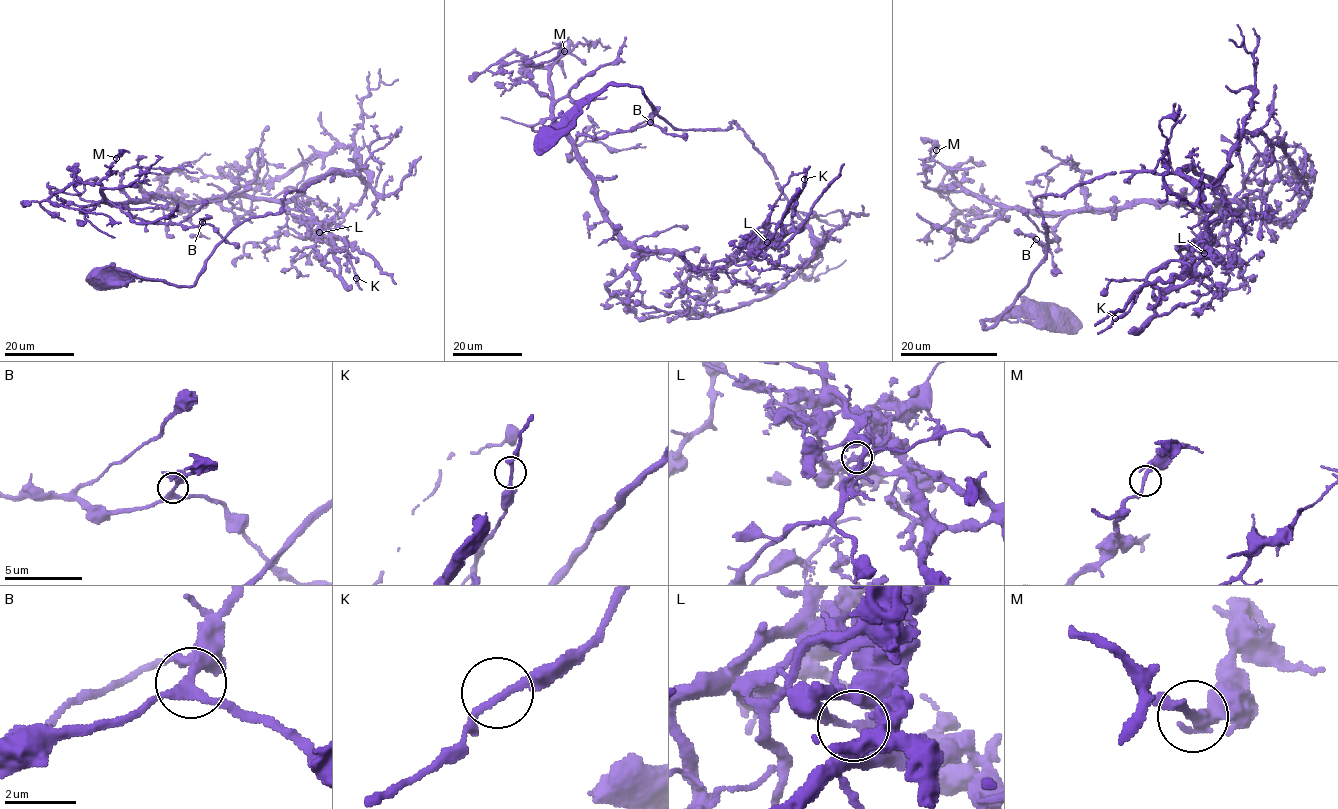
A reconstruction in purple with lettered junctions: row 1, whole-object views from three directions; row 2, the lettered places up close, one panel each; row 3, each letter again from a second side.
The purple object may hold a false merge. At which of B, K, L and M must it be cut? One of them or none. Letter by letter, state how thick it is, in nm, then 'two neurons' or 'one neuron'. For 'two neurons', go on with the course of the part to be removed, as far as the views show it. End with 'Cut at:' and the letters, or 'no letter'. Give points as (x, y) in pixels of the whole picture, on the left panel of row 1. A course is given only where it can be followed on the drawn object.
B: 240 nm thick; one neuron
K: 160 nm thick; one neuron
L: 150 nm thick; two neurons; foreign part runs (319, 232), (349, 242), (375, 261), (382, 272), (389, 274), (396, 284)
M: 180 nm thick; one neuron
Cut at: L

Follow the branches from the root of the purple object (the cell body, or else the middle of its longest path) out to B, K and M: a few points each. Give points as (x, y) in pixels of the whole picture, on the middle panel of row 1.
B: (546, 137), (638, 86), (677, 129), (736, 124), (803, 222), (717, 268), (635, 248), (575, 141), (650, 122)
K: (546, 137), (609, 85), (638, 86), (677, 129), (732, 121), (803, 222), (746, 257), (791, 230), (804, 179)
M: (546, 137), (638, 86), (677, 129), (736, 124), (803, 222), (717, 268), (635, 248), (553, 114), (564, 51)

